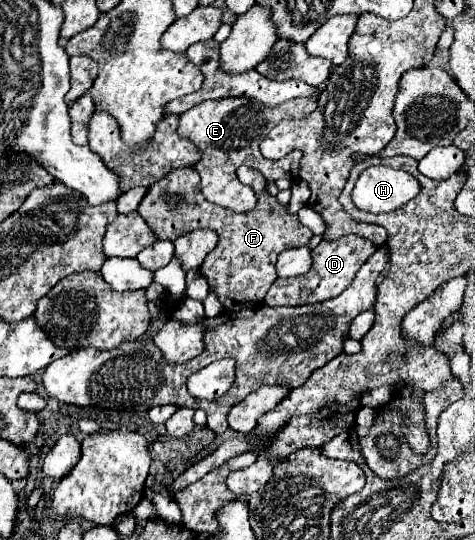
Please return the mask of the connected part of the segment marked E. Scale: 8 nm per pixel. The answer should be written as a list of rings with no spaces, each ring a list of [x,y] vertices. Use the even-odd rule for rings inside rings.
[[[236,97],[236,99],[220,99],[220,101],[206,101],[196,107],[192,107],[188,113],[180,115],[178,135],[192,141],[196,149],[200,151],[200,163],[194,163],[194,169],[200,175],[200,189],[204,197],[224,209],[232,209],[236,213],[248,213],[256,207],[254,191],[246,185],[242,185],[236,177],[236,169],[240,165],[248,165],[264,175],[268,181],[276,181],[280,177],[286,177],[288,181],[294,181],[298,177],[298,163],[300,163],[300,151],[292,151],[286,155],[286,159],[266,159],[260,153],[260,141],[268,135],[272,127],[276,127],[284,119],[304,119],[312,111],[316,111],[314,99],[292,99],[280,107],[260,107],[260,103],[252,103],[252,99]]]

